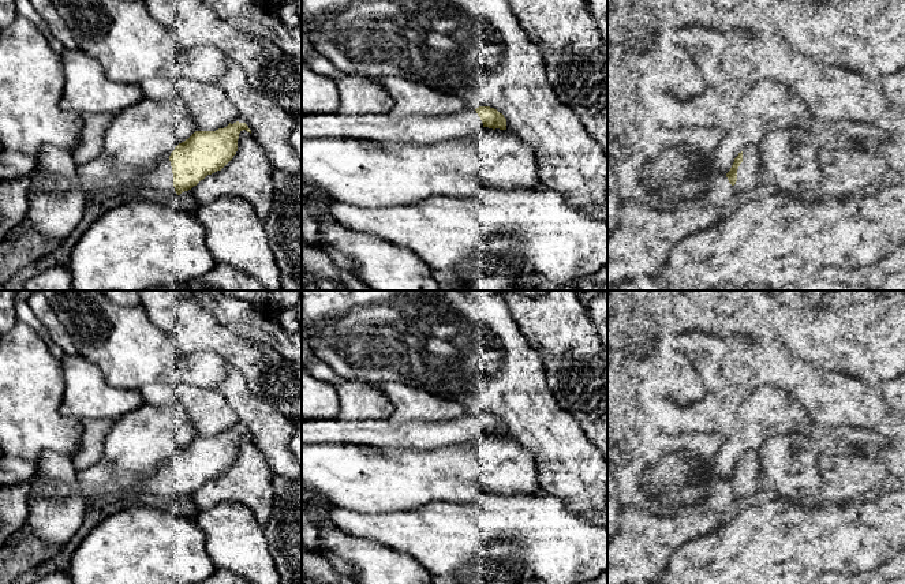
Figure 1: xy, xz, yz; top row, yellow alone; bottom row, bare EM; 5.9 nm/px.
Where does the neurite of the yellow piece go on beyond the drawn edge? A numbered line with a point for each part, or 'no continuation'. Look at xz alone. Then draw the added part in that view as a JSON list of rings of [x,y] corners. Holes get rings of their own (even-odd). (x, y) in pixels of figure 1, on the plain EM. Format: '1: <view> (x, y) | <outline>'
1: xz (421, 435) | [[[465,415],[448,422],[384,420],[302,420],[304,445],[356,445],[367,448],[396,448],[435,450],[470,443],[483,434],[476,416]]]

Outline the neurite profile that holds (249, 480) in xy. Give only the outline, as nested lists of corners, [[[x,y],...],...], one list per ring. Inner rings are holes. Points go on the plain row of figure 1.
[[[243,435],[233,464],[221,476],[207,480],[190,495],[192,512],[207,510],[221,502],[236,502],[253,510],[257,521],[263,527],[273,506],[274,476],[263,453]]]

